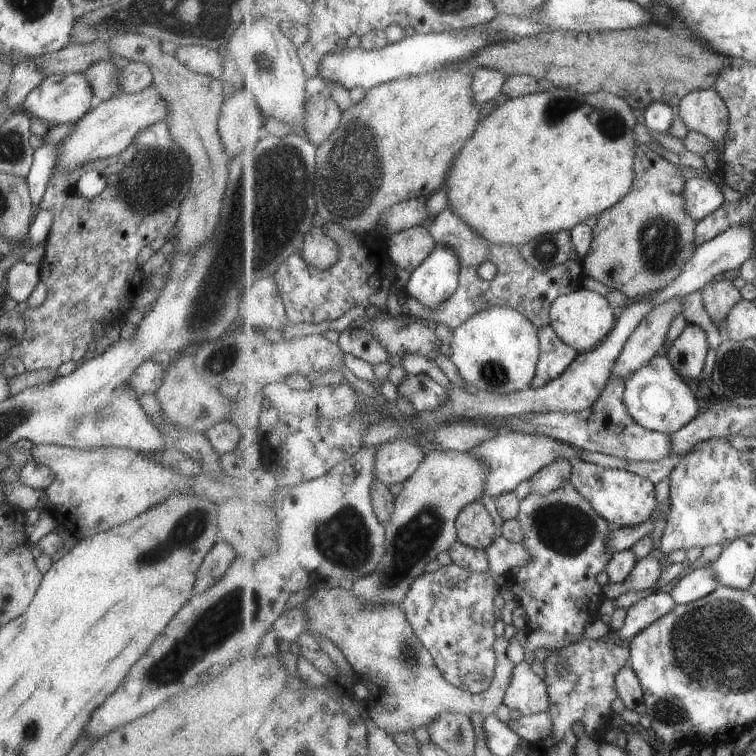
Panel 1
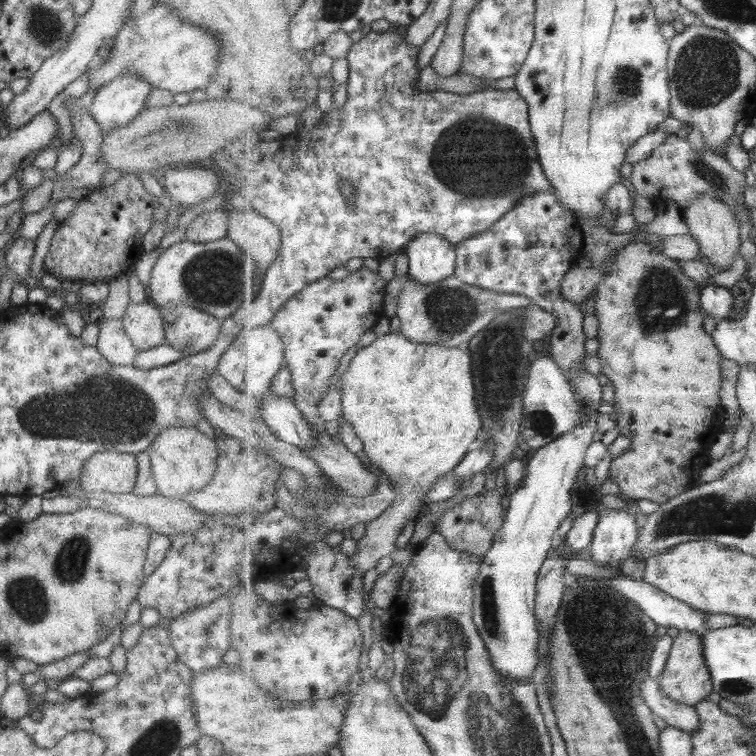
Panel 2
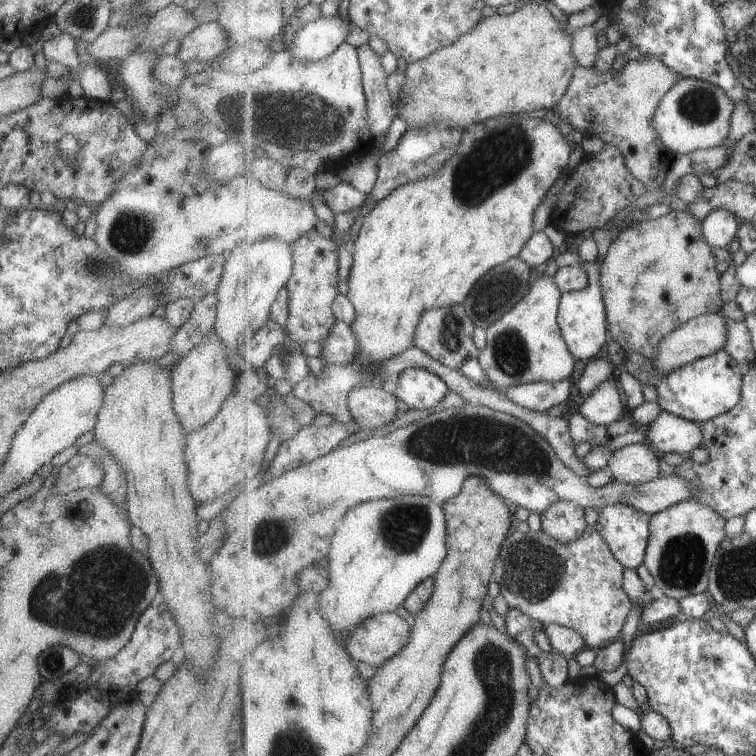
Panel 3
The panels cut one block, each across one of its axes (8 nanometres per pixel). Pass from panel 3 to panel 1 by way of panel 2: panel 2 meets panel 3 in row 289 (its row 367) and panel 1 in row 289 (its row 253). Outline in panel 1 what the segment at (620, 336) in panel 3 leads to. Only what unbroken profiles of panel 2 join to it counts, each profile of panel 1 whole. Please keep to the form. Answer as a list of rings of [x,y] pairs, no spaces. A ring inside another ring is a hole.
[[[641,144],[638,147],[638,152],[636,153],[638,158],[636,159],[635,164],[635,183],[634,188],[631,190],[631,193],[618,204],[615,204],[612,208],[609,208],[606,212],[603,212],[599,216],[597,224],[594,226],[594,238],[589,250],[589,253],[583,259],[585,275],[599,281],[603,285],[608,286],[611,290],[616,289],[620,292],[623,292],[628,298],[643,298],[647,296],[652,296],[653,294],[665,289],[671,282],[674,282],[684,270],[684,265],[687,264],[693,256],[695,256],[696,250],[699,248],[699,245],[695,245],[695,234],[697,223],[695,220],[692,220],[687,214],[685,209],[686,199],[684,196],[684,184],[683,180],[679,178],[677,174],[677,168],[673,164],[670,164],[665,158],[662,158],[653,148]]]

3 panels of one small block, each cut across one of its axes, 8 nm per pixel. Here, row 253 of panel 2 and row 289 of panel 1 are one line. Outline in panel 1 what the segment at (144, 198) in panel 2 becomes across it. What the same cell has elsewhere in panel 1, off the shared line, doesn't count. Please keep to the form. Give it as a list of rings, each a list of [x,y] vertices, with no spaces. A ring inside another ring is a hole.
[[[165,120],[148,125],[143,128],[140,132],[135,134],[131,143],[122,152],[119,152],[117,156],[106,157],[105,159],[96,159],[95,161],[88,161],[83,165],[78,165],[73,169],[66,169],[63,171],[55,171],[54,174],[49,178],[47,185],[45,186],[44,194],[40,201],[40,208],[51,212],[52,224],[47,234],[47,240],[44,244],[44,252],[42,257],[41,265],[39,268],[40,282],[47,288],[48,294],[45,301],[41,306],[36,308],[27,308],[22,314],[22,320],[24,322],[24,334],[23,341],[20,341],[16,346],[13,346],[8,354],[21,358],[24,368],[27,371],[39,371],[44,368],[58,368],[63,363],[77,362],[84,355],[87,344],[94,339],[94,325],[100,323],[101,326],[107,326],[115,322],[124,321],[126,313],[134,306],[139,306],[139,298],[142,293],[142,286],[144,285],[144,274],[142,273],[141,267],[137,266],[137,254],[144,247],[150,244],[151,241],[156,238],[166,237],[170,234],[176,221],[179,219],[179,206],[181,202],[186,198],[187,192],[190,188],[190,165],[188,157],[184,154],[184,151],[180,147],[174,144],[171,136],[168,132],[168,127]],[[85,170],[97,170],[101,176],[107,178],[107,186],[103,188],[103,191],[97,196],[93,196],[91,199],[83,198],[81,194],[77,194],[74,190],[74,185],[77,183],[81,172]]]

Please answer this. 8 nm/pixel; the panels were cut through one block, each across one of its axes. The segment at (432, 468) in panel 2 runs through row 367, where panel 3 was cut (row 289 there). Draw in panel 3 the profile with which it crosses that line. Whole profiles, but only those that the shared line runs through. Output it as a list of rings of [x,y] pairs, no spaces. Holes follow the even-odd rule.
[[[499,116],[499,118],[491,118],[491,122],[472,124],[464,129],[463,144],[459,144],[459,150],[455,152],[447,164],[435,172],[435,176],[410,182],[405,186],[394,190],[387,198],[376,203],[371,212],[364,218],[363,224],[359,230],[359,234],[354,242],[354,262],[351,268],[351,276],[348,280],[347,296],[355,305],[357,318],[351,322],[351,328],[354,328],[355,334],[359,339],[359,348],[361,348],[361,356],[363,360],[358,362],[364,364],[383,364],[387,360],[393,360],[395,356],[403,354],[411,347],[415,347],[415,335],[418,331],[419,320],[422,319],[423,312],[427,312],[436,308],[443,308],[463,302],[469,296],[473,286],[477,284],[477,280],[481,276],[486,275],[489,270],[505,264],[513,257],[519,257],[519,253],[526,247],[527,241],[534,235],[533,233],[533,216],[535,210],[541,206],[543,198],[547,196],[549,188],[557,182],[559,174],[564,174],[571,158],[573,147],[567,142],[567,138],[561,134],[558,125],[548,122],[547,119],[531,119],[529,116]]]

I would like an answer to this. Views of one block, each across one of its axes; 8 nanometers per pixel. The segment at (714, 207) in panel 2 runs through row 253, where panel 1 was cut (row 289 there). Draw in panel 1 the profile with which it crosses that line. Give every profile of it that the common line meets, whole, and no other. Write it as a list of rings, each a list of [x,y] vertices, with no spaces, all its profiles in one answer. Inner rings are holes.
[[[724,278],[709,282],[701,294],[704,307],[716,325],[725,321],[731,310],[743,299],[741,290]]]

